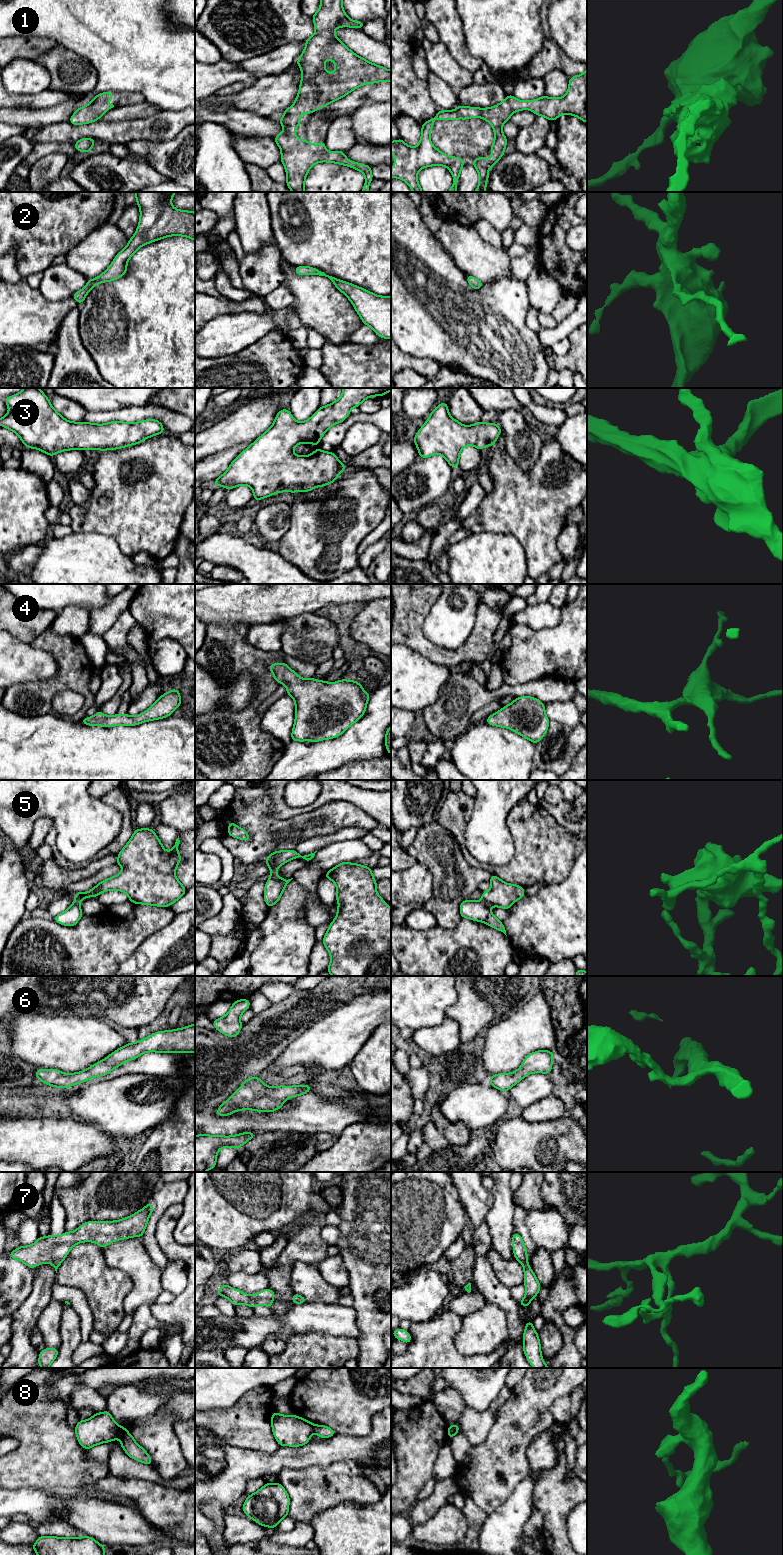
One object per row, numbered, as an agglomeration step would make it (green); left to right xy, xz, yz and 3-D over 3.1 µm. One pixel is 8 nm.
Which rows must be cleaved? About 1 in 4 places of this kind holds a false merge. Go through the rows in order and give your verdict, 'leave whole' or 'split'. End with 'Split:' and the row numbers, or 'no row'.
1: leave whole
2: leave whole
3: leave whole
4: leave whole
5: split
6: leave whole
7: leave whole
8: split
Split: 5, 8

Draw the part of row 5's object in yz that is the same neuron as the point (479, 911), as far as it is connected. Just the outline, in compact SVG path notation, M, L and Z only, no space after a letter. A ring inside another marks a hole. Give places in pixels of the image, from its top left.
M464 900L460 904L460 915L461 918L469 918L473 921L483 922L506 935L504 925L492 914L489 905L486 904L483 900Z

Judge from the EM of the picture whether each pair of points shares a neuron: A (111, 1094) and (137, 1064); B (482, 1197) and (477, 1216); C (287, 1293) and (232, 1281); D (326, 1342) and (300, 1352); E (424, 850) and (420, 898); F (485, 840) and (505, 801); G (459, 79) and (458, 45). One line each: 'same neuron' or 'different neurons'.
A: different neurons
B: same neuron
C: different neurons
D: same neuron
E: different neurons
F: same neuron
G: different neurons

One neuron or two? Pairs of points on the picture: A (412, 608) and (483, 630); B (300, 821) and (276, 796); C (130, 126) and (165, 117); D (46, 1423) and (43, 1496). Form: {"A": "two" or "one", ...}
{"A": "one", "B": "two", "C": "one", "D": "two"}

